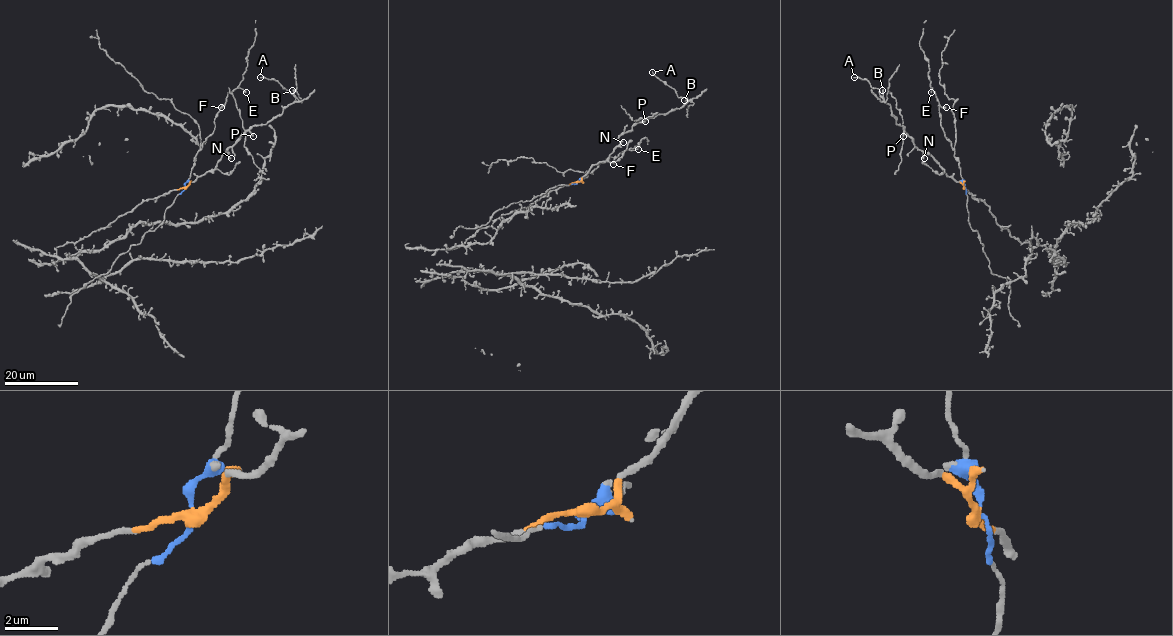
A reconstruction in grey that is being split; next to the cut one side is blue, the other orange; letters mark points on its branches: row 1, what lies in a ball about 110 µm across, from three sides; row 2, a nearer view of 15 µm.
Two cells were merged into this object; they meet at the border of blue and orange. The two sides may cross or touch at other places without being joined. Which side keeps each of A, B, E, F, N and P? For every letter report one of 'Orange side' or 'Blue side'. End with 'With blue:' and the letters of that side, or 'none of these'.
A: Orange side
B: Orange side
E: Blue side
F: Blue side
N: Orange side
P: Orange side
With blue: E, F

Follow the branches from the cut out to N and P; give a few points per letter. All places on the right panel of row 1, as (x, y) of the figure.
N: (964, 187), (947, 174), (928, 153), (924, 152), (924, 158)
P: (964, 187), (926, 152), (919, 150), (905, 130), (903, 136)

